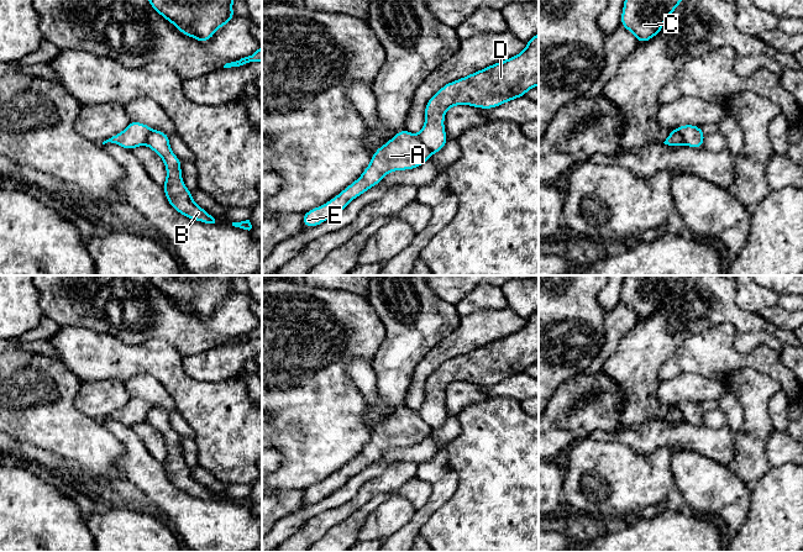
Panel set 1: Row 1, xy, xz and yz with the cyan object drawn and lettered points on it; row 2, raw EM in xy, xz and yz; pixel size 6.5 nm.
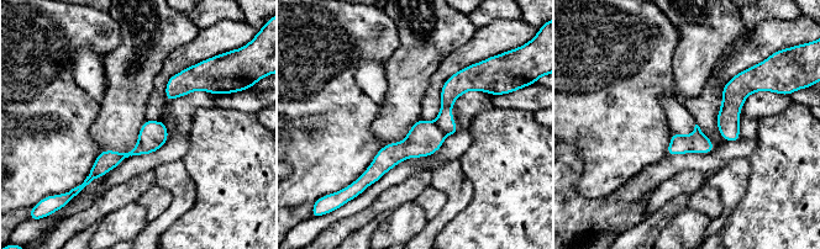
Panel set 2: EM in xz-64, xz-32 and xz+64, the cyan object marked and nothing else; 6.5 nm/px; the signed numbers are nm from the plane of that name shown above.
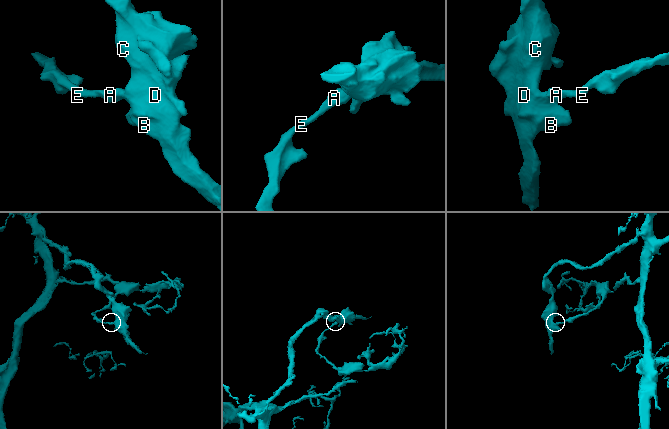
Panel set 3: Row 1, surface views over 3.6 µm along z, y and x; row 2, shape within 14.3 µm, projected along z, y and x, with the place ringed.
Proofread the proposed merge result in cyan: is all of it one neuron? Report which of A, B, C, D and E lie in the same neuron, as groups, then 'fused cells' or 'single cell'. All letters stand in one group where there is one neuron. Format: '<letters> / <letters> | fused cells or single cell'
A E / B C D | fused cells

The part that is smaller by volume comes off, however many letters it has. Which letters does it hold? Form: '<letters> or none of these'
A, E

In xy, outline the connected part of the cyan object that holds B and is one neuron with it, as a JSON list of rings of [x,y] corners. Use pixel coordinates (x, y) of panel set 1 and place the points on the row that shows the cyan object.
[[[153,130],[146,144],[164,162],[167,179],[162,188],[170,206],[194,221],[215,224],[215,219],[191,199],[191,191],[185,188],[182,179],[182,161],[170,149],[168,133]]]

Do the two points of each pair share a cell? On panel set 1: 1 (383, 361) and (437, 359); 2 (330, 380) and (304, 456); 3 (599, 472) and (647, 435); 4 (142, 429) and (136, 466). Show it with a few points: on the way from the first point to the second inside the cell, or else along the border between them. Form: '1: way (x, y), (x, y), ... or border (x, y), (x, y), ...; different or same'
1: border (441, 338), (420, 361), (409, 385); different
2: way (315, 399), (315, 437); same
3: border (601, 441), (620, 442), (640, 455), (659, 448); different
4: border (130, 427), (146, 450), (158, 461); different

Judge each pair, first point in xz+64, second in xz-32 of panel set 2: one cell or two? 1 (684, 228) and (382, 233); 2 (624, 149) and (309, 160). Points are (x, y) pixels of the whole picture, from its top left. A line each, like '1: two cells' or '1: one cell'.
1: one cell
2: one cell

